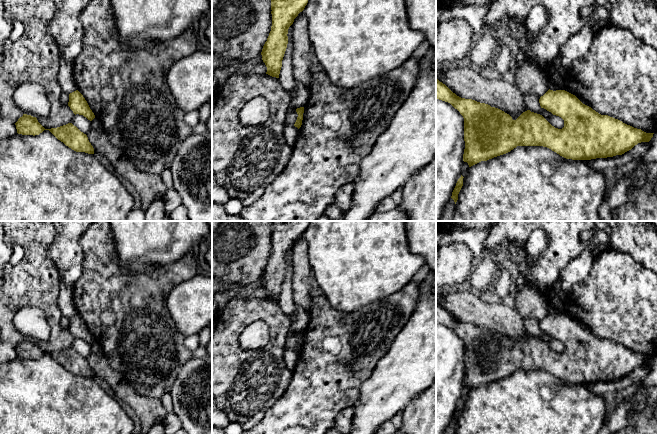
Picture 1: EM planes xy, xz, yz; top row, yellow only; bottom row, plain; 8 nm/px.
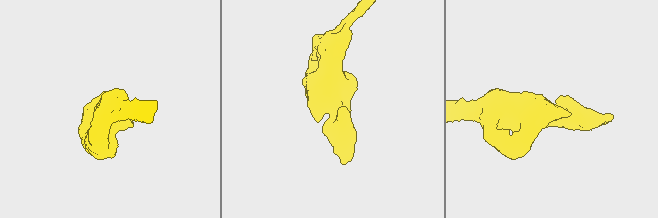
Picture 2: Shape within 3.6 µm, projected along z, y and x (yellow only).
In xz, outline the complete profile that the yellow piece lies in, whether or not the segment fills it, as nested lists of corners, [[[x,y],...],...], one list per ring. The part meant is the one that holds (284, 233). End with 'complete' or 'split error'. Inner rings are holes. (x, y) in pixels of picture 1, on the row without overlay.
[[[271,221],[272,250],[261,276],[262,284],[267,291],[266,298],[279,302],[282,284],[288,268],[288,253],[298,238],[304,234],[308,224],[309,221]]]; complete

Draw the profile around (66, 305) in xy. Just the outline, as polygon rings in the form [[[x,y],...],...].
[[[62,280],[59,295],[59,308],[63,316],[68,319],[77,314],[77,310],[73,303],[73,289],[65,285]]]

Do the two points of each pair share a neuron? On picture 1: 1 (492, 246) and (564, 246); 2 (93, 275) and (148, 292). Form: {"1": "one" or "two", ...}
{"1": "one", "2": "one"}

